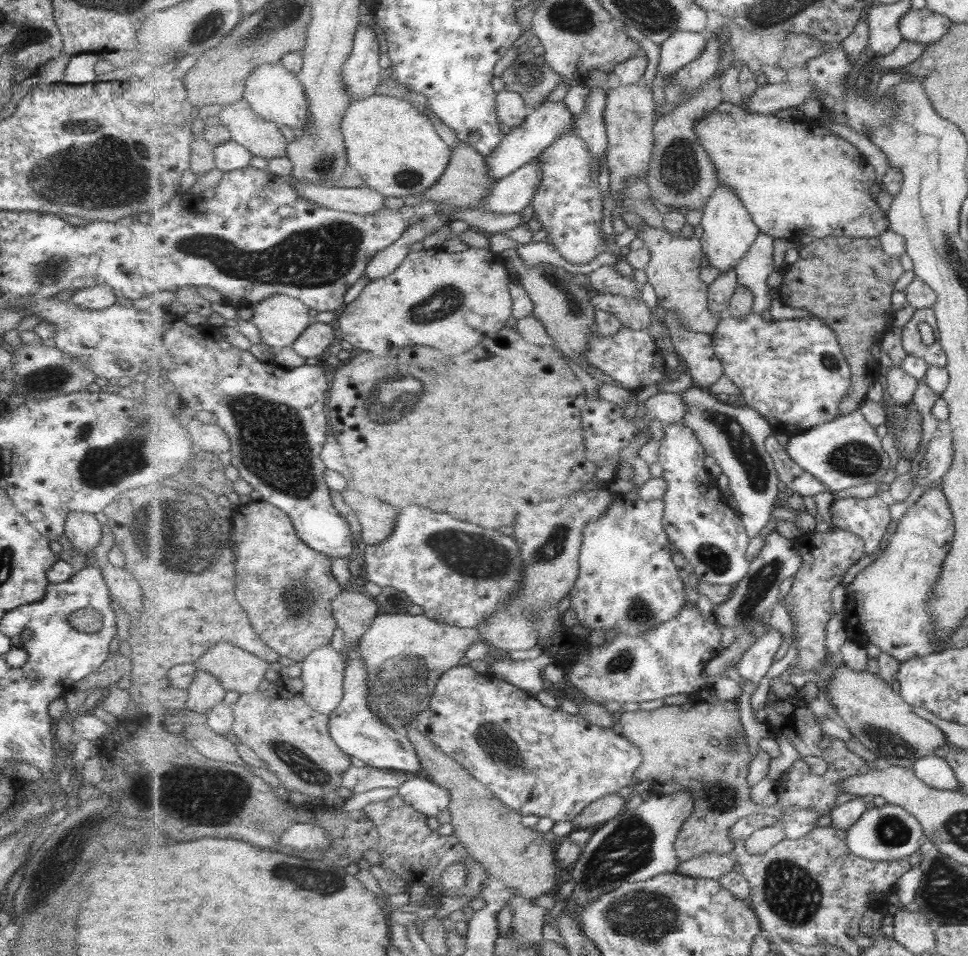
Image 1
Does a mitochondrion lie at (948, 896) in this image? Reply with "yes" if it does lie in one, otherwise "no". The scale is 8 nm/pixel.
yes

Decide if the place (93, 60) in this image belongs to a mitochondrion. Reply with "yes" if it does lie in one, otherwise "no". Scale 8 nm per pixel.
no

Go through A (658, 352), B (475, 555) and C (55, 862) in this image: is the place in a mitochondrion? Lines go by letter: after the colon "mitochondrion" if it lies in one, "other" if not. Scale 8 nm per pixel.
A: other
B: mitochondrion
C: mitochondrion

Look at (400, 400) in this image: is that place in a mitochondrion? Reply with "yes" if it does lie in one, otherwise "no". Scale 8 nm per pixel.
yes

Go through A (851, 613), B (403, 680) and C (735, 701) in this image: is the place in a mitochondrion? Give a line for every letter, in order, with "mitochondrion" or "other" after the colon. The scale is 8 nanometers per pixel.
A: other
B: mitochondrion
C: other

